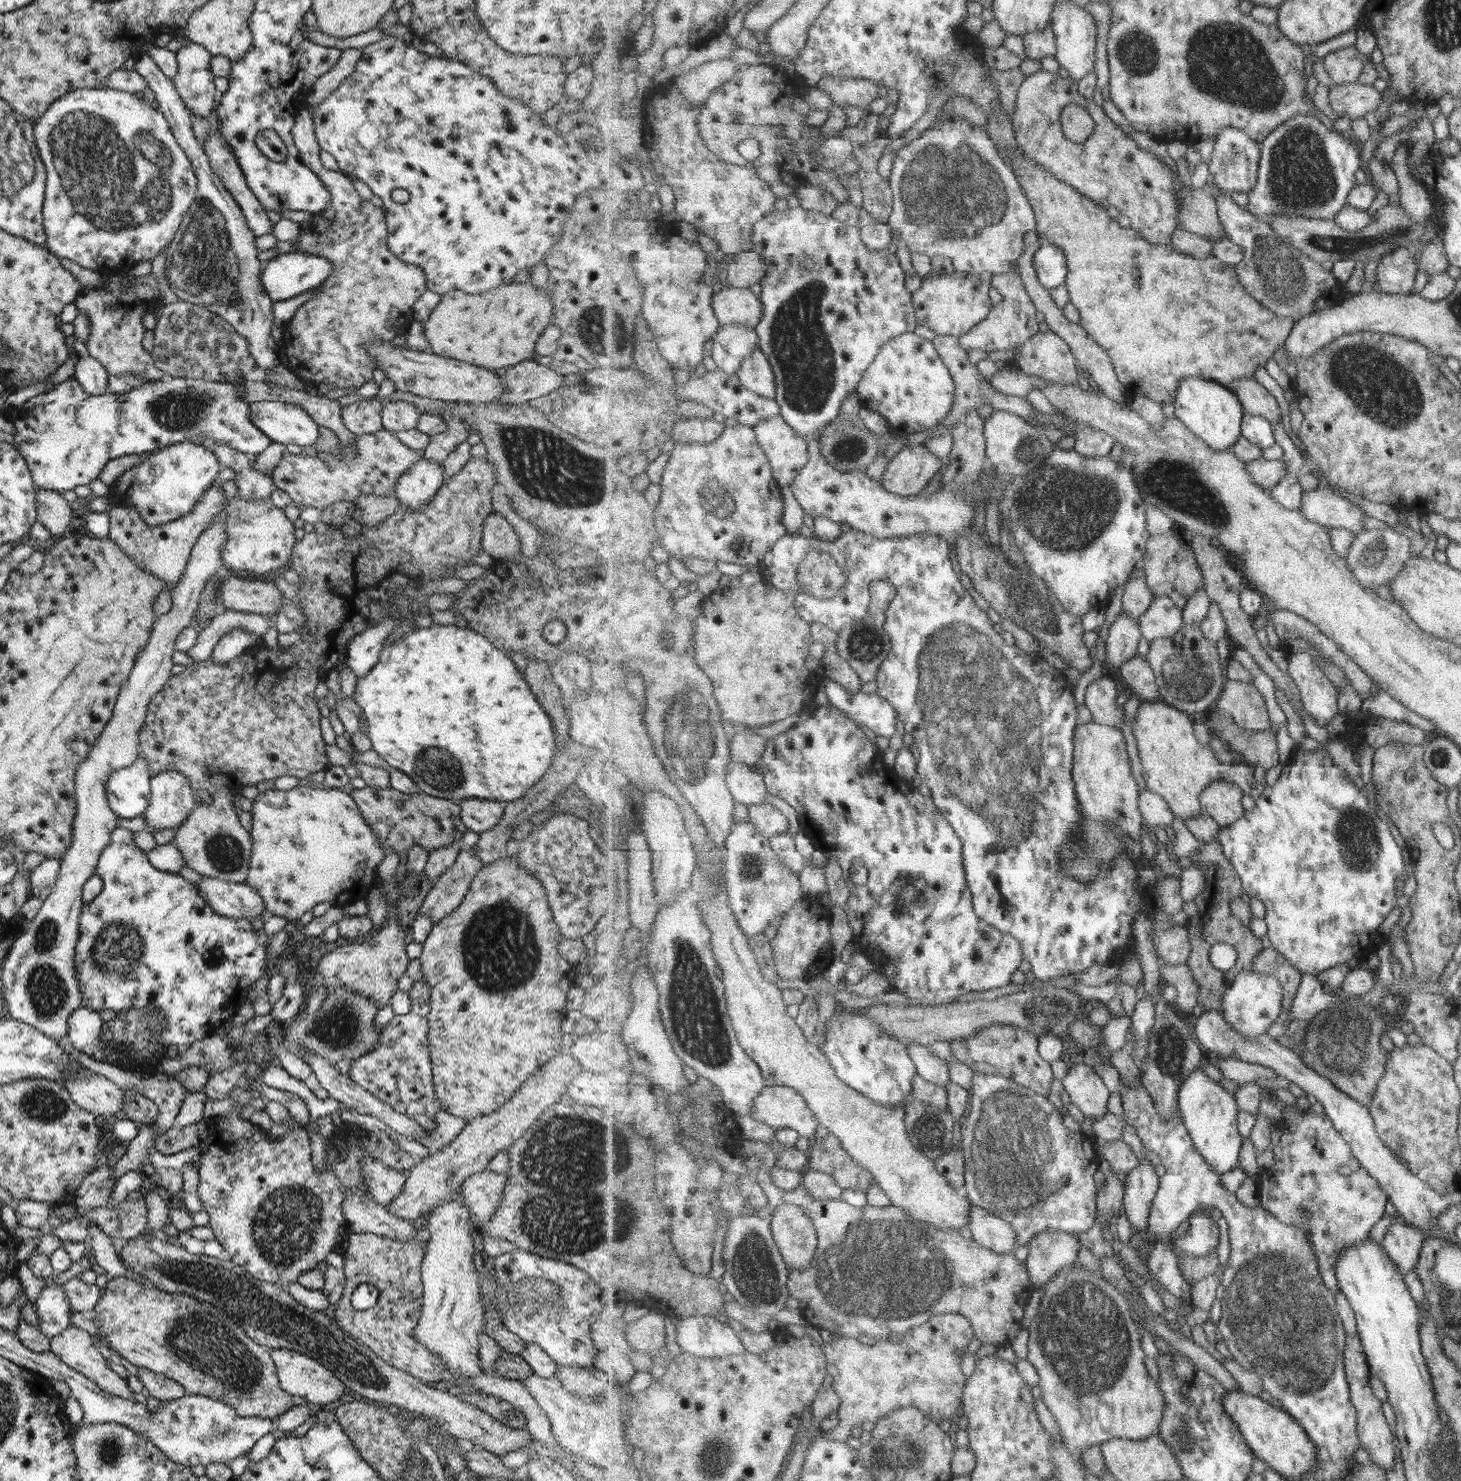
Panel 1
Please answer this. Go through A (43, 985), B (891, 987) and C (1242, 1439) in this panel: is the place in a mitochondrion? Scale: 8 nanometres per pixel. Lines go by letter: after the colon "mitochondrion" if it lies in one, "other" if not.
A: mitochondrion
B: other
C: other

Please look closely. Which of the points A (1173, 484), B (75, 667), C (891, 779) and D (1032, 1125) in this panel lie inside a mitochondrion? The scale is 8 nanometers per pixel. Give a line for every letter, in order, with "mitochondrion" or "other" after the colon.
A: mitochondrion
B: mitochondrion
C: other
D: mitochondrion

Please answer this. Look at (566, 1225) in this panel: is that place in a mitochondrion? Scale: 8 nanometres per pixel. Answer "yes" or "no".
yes

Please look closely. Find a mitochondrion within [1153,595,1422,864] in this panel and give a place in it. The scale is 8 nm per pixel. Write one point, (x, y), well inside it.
(1189, 678)

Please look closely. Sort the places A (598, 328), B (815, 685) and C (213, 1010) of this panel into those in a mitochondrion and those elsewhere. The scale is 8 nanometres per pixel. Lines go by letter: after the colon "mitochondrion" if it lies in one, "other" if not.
A: mitochondrion
B: other
C: other

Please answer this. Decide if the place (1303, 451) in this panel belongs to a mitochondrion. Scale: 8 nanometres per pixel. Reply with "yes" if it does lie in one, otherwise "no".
no

